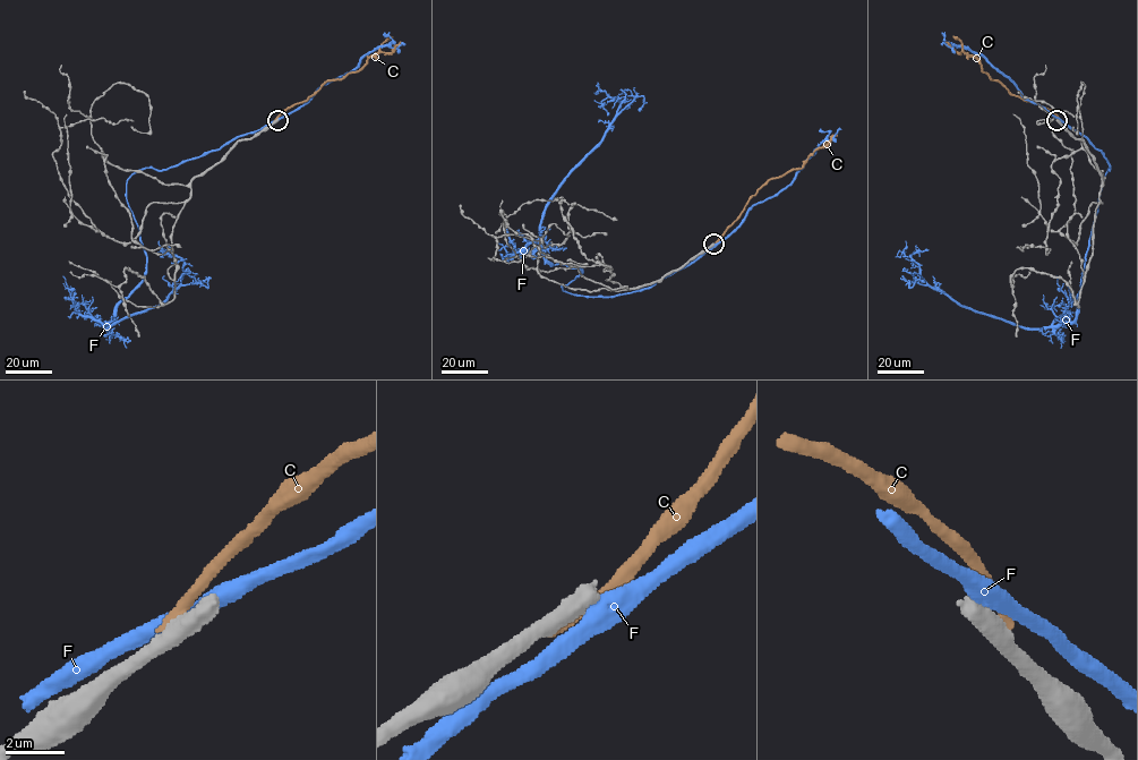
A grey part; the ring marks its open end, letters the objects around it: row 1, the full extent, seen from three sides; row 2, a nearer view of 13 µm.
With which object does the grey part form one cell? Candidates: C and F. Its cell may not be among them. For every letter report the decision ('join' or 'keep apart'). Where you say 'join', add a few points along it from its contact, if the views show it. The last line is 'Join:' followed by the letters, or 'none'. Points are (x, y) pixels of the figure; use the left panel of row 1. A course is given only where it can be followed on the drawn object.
C: keep apart
F: keep apart
Join: none

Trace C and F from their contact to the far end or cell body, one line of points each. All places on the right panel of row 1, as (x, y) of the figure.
C: (1060, 121), (1044, 108), (1012, 95), (984, 71), (975, 58), (957, 52), (946, 42)
F: (1058, 119), (1110, 169), (1072, 322), (1026, 329), (977, 313), (931, 287), (910, 256), (899, 256)

